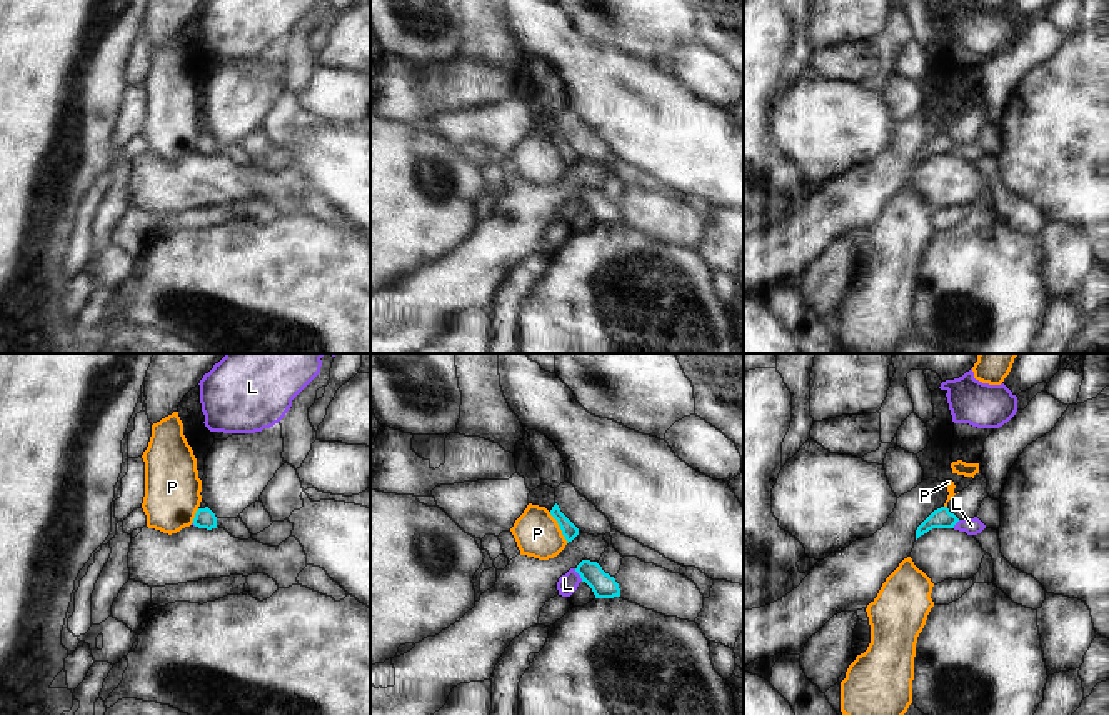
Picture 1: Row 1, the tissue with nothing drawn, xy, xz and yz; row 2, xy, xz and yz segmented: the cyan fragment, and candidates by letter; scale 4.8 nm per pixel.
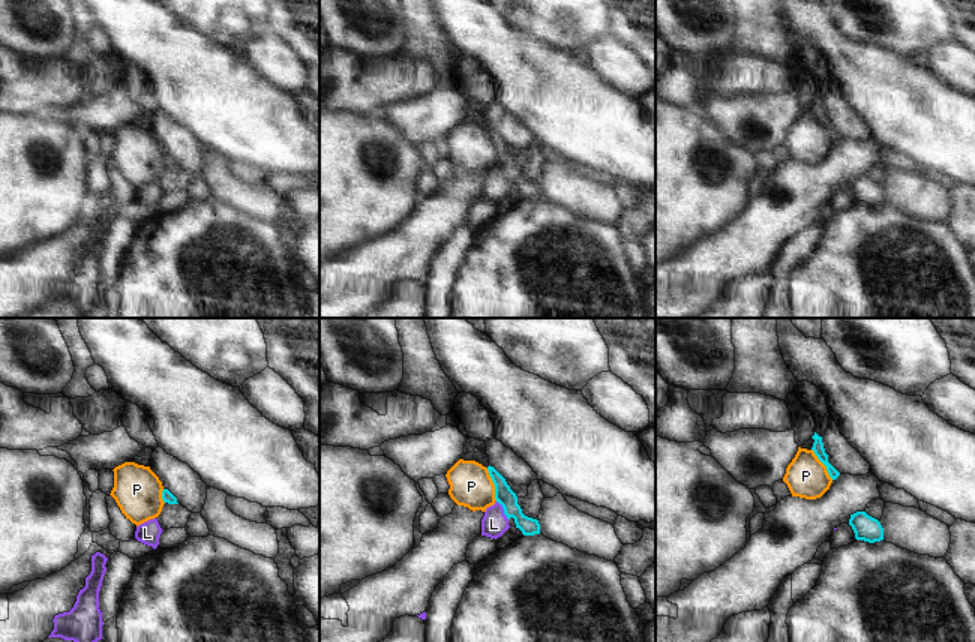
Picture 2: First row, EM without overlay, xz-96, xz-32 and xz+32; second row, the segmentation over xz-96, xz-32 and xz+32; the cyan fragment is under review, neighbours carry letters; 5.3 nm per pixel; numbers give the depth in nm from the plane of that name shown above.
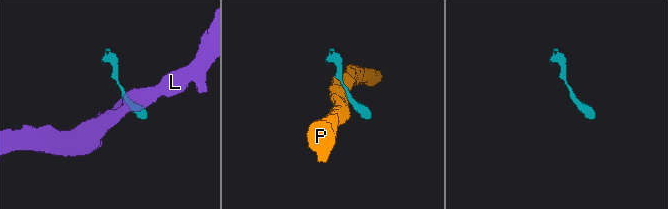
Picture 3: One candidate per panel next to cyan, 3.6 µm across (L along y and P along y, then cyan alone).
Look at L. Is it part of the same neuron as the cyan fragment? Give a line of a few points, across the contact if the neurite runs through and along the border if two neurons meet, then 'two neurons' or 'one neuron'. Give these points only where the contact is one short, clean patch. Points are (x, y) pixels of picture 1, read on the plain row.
line xz (574, 195), (582, 207); two neurons

